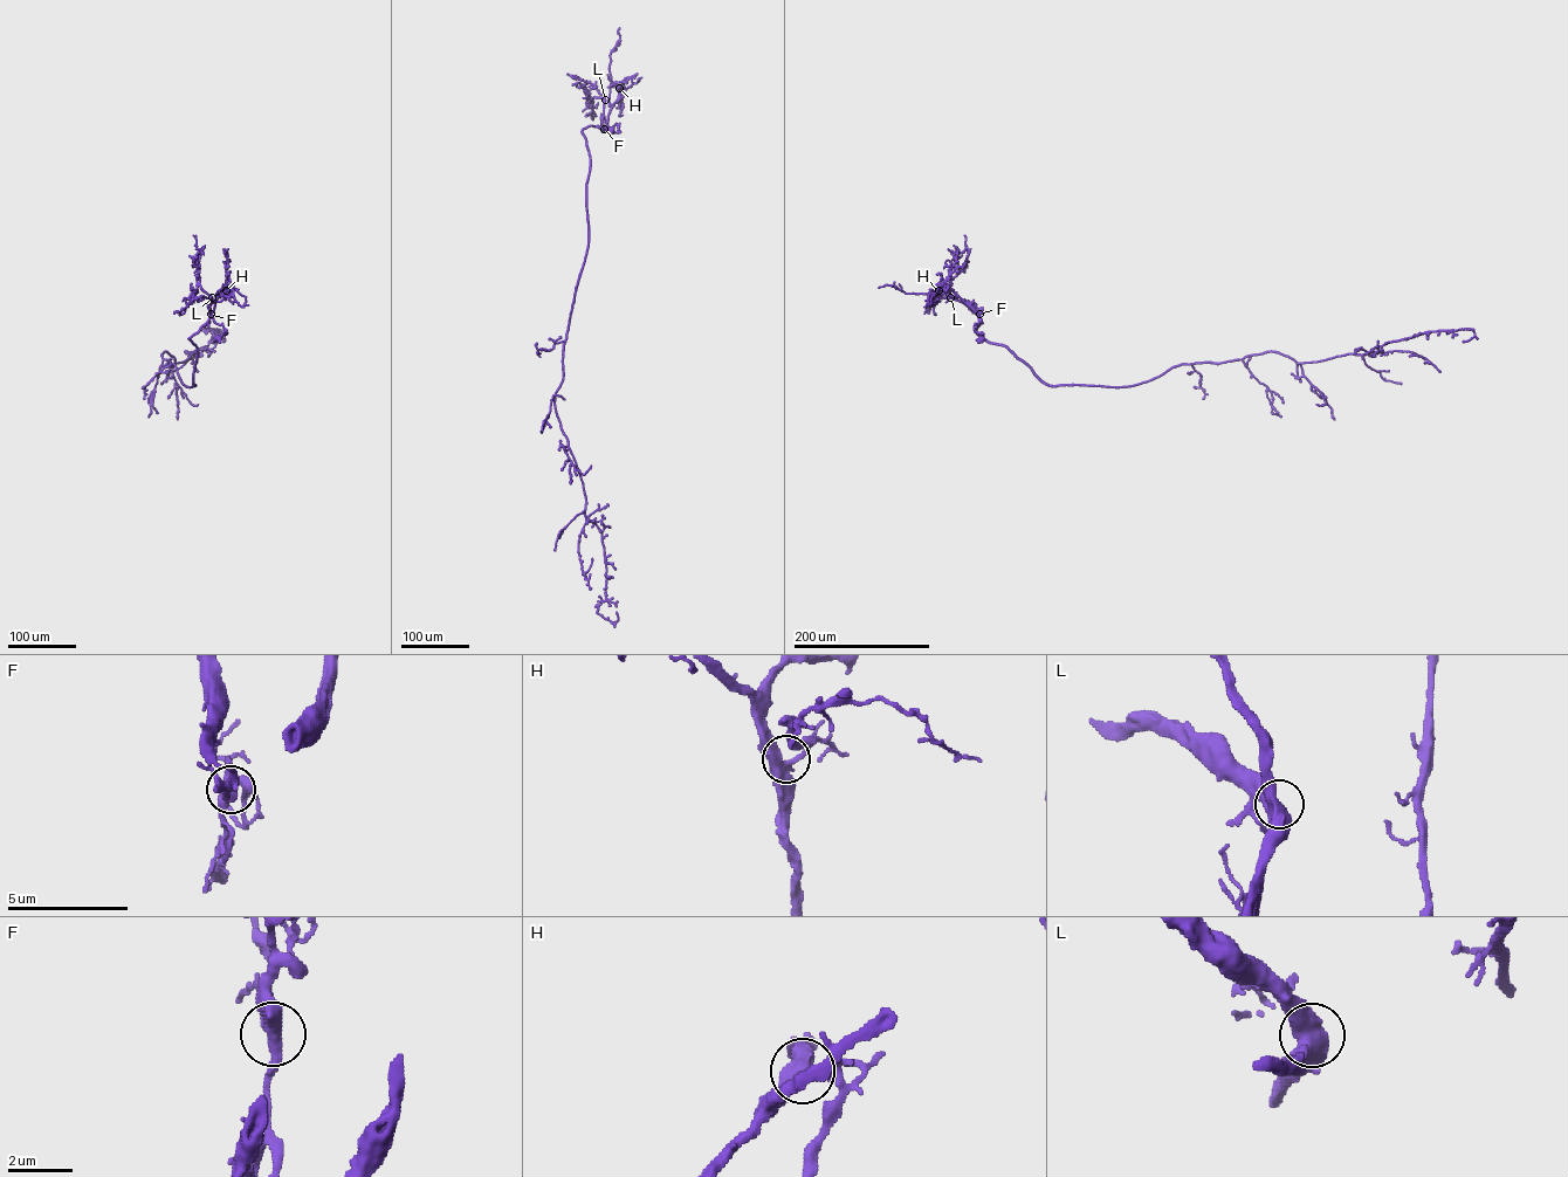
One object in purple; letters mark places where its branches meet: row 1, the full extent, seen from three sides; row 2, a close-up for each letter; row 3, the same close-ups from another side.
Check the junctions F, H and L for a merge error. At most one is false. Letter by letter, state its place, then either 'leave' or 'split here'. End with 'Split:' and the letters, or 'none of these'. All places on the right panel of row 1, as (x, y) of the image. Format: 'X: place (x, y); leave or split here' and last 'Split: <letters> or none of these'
F: place (980, 314); leave
H: place (939, 290); leave
L: place (950, 297); leave
Split: none of these

